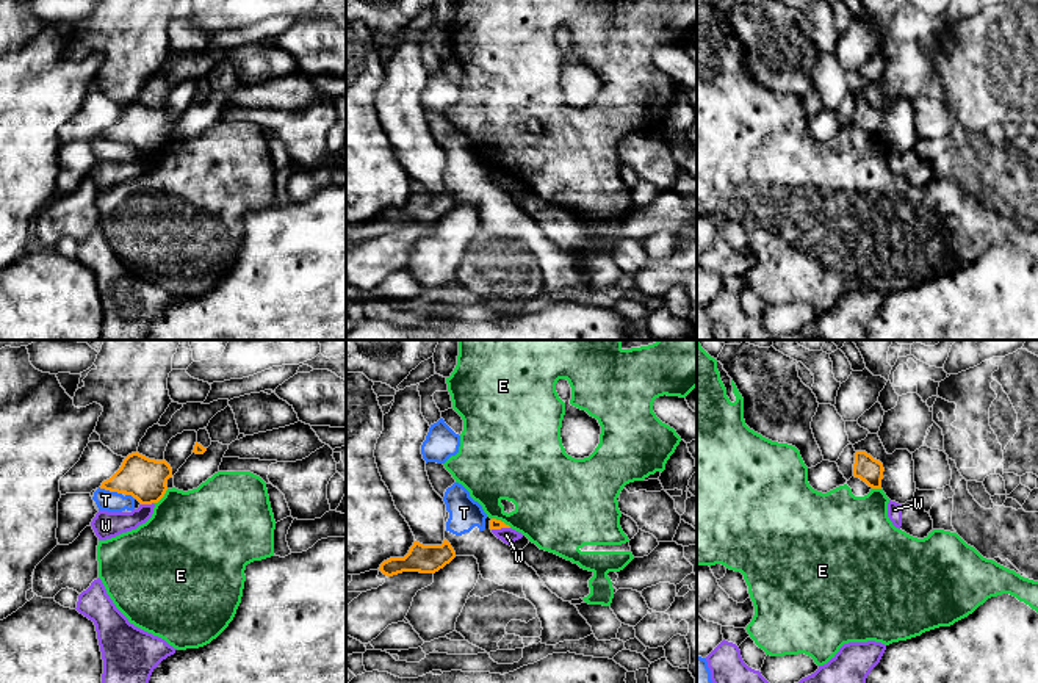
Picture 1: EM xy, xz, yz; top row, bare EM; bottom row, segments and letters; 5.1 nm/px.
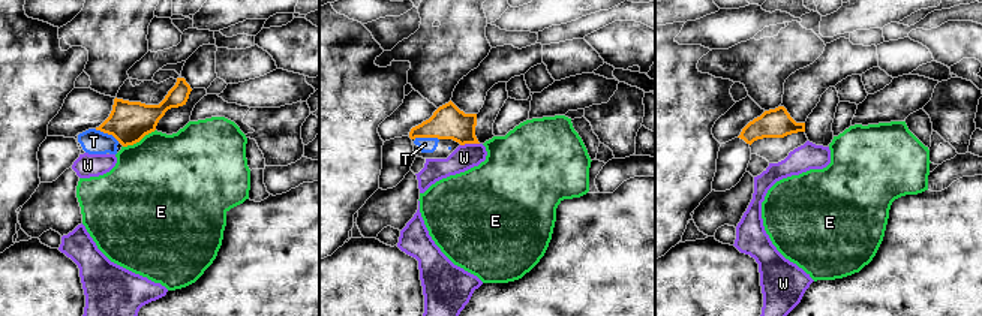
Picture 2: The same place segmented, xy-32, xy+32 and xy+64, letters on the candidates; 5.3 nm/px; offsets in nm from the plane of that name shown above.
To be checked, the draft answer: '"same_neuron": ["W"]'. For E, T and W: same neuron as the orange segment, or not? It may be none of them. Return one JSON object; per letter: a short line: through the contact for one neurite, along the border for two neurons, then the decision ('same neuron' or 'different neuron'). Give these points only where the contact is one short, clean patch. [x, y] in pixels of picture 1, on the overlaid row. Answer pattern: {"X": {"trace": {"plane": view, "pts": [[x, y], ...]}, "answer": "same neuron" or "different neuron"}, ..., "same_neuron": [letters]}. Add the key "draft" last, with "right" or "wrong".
{"E": {"answer": "different neuron"}, "T": {"trace": {"plane": "xy", "pts": [[99, 487], [121, 494]]}, "answer": "different neuron"}, "W": {"trace": {"plane": "xz", "pts": [[509, 527], [492, 530]]}, "answer": "different neuron"}, "same_neuron": [], "draft": "wrong"}

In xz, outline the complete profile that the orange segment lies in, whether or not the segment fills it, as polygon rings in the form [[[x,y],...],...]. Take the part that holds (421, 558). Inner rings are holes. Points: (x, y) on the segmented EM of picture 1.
[[[445,539],[442,545],[423,545],[413,542],[404,558],[390,558],[384,561],[379,570],[393,576],[402,572],[435,573],[456,558],[456,551]]]

